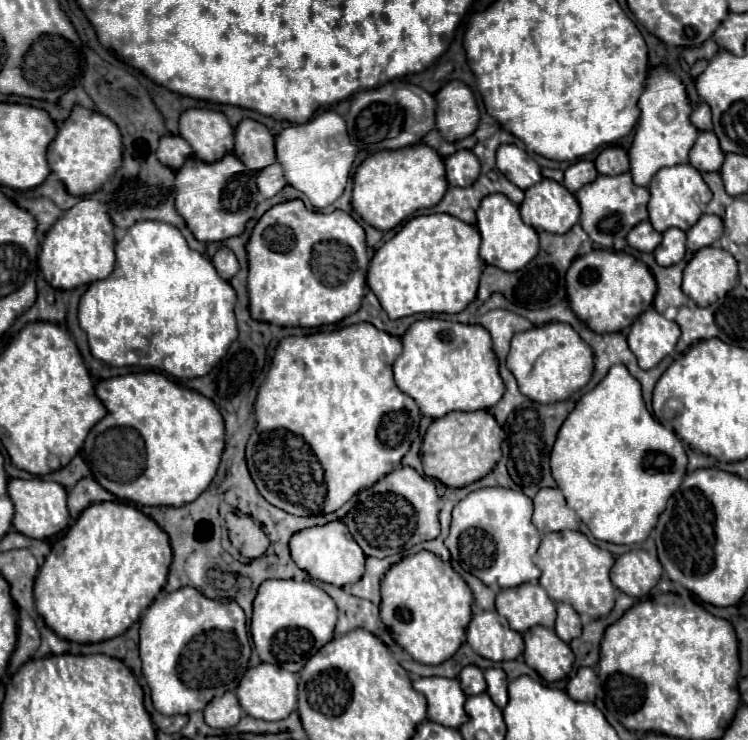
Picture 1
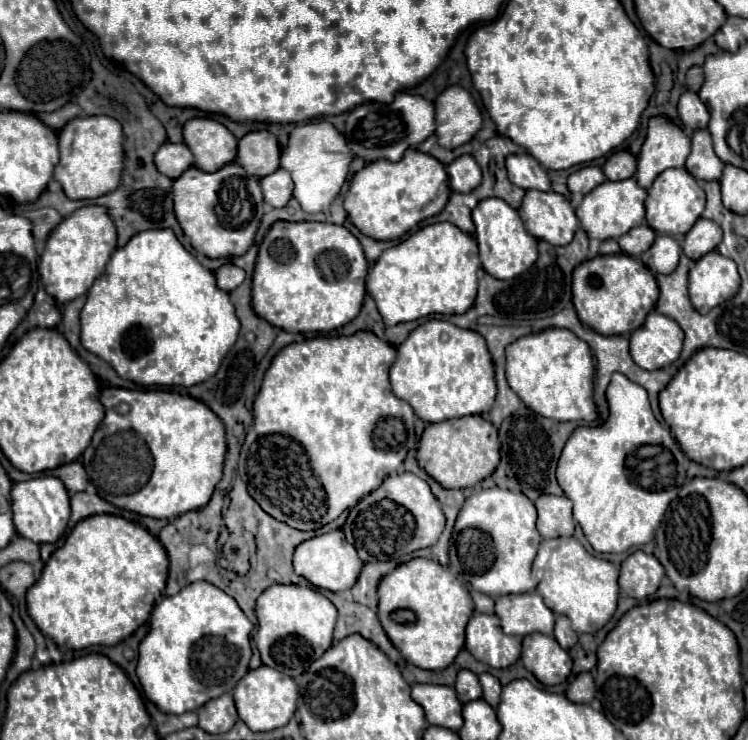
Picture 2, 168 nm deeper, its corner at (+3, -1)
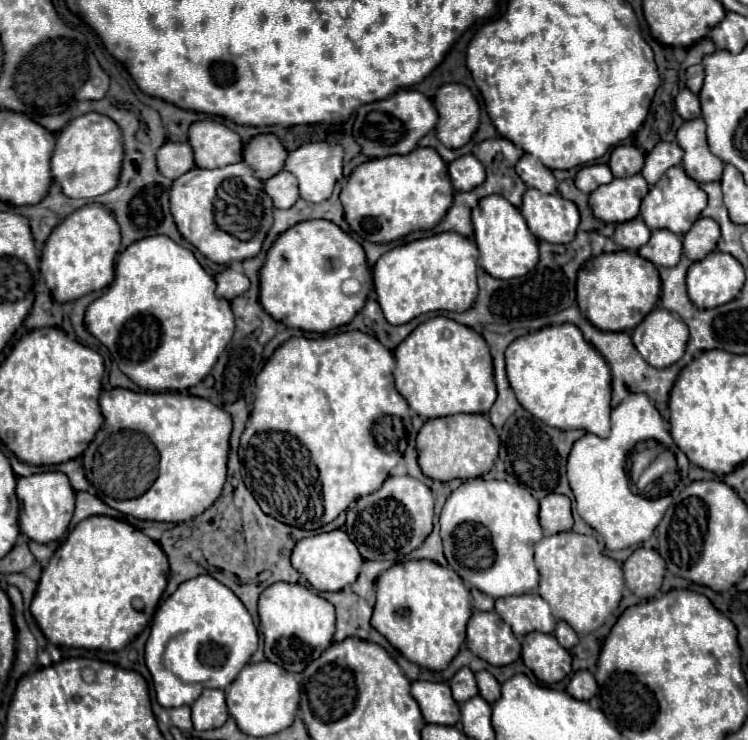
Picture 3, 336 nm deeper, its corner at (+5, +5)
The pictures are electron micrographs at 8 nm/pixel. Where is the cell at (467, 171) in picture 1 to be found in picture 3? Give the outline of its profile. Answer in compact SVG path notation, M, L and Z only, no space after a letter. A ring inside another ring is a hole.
M463 155L449 163L449 177L455 191L469 191L485 181L485 169L473 155Z

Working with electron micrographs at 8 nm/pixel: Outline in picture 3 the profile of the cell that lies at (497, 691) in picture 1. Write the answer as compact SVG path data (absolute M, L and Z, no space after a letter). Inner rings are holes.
M479 671L479 673L475 673L475 677L477 677L479 695L485 697L485 701L495 703L495 701L501 697L501 693L499 693L499 687L501 687L501 685L497 683L497 679L495 679L489 671Z

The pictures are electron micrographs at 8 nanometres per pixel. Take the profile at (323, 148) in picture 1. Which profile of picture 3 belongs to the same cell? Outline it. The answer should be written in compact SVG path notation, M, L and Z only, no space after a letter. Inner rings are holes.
M309 141L287 155L285 171L293 173L299 181L299 195L309 203L321 203L329 199L335 183L343 177L343 147L327 141Z

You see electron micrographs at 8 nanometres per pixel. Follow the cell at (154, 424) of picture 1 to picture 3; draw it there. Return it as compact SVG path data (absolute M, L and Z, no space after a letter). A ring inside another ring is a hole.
M115 387L111 391L105 391L99 397L99 405L101 405L101 413L105 417L103 421L103 429L99 429L97 439L91 441L91 445L87 447L87 451L83 453L83 467L85 467L85 475L91 481L91 485L95 487L95 493L101 501L105 501L109 507L125 513L125 515L133 515L137 519L151 519L151 521L169 521L169 523L181 523L187 519L193 519L197 515L201 515L207 507L213 505L213 501L221 495L225 477L227 477L227 453L229 453L229 435L231 435L231 417L229 413L225 413L221 407L213 405L207 399L201 397L193 397L193 395L181 395L181 393L139 393L139 391L129 391L129 389L121 389Z

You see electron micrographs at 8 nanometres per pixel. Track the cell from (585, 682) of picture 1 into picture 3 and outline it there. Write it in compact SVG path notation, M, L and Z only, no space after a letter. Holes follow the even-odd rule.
M577 671L567 685L567 693L583 701L589 701L595 695L595 691L597 691L597 681L589 671Z

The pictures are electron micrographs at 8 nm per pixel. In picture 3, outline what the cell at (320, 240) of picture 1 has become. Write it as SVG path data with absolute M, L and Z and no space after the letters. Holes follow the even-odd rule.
M325 219L301 221L283 231L267 251L265 263L259 271L259 303L275 321L281 321L287 327L325 333L347 325L365 305L371 281L369 273L363 247L339 225Z

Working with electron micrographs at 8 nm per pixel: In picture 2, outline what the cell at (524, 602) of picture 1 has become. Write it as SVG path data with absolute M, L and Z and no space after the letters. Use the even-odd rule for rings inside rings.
M535 591L499 597L495 601L495 613L501 619L503 631L509 635L525 637L535 631L543 635L553 635L555 613Z

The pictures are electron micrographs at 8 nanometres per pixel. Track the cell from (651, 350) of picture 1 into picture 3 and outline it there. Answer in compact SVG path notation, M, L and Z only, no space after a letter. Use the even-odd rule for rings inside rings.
M655 307L641 325L631 331L631 339L641 357L653 367L669 367L683 357L689 329L667 309Z

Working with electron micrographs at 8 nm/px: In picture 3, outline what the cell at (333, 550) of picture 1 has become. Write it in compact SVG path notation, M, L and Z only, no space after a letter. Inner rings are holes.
M335 529L329 533L319 533L307 539L301 539L291 555L291 565L319 591L341 591L343 587L355 583L363 557L359 555L357 547L349 539L343 529Z

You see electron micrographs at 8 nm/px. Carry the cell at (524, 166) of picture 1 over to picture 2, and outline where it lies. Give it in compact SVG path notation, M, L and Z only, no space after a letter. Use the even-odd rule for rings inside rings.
M523 153L523 155L509 155L507 157L507 173L509 179L521 187L521 189L537 189L537 191L549 191L551 181L547 171L537 163L535 157Z

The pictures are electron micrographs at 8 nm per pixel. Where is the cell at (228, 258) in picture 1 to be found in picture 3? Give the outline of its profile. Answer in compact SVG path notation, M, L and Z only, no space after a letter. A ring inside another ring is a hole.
M227 267L225 271L221 271L215 277L215 281L217 281L217 297L225 297L229 301L249 289L247 275L237 271L237 269L233 269L233 267Z

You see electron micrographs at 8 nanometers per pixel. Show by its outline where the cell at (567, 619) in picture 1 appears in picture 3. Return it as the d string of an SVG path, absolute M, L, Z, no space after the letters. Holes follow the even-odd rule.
M559 621L559 623L557 623L557 629L555 629L553 635L557 637L557 641L559 641L561 645L565 645L565 649L571 649L571 647L579 641L577 633L575 633L575 631L571 629L571 625L565 623L565 621Z

